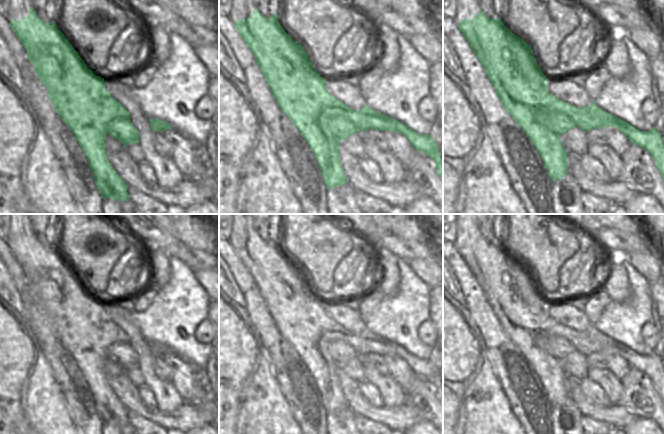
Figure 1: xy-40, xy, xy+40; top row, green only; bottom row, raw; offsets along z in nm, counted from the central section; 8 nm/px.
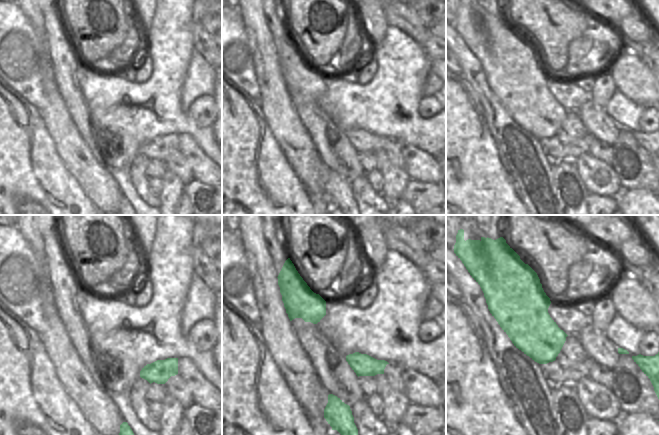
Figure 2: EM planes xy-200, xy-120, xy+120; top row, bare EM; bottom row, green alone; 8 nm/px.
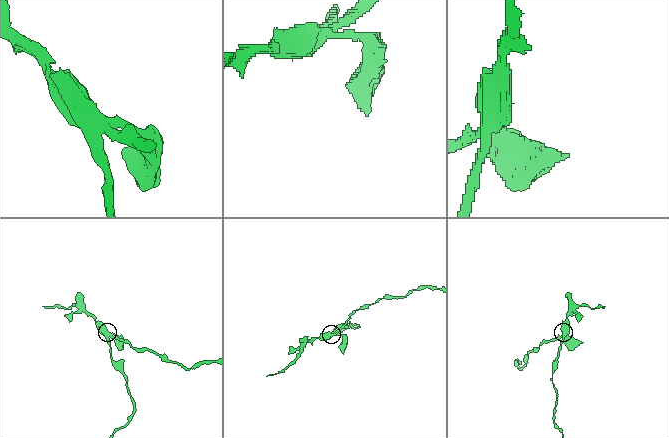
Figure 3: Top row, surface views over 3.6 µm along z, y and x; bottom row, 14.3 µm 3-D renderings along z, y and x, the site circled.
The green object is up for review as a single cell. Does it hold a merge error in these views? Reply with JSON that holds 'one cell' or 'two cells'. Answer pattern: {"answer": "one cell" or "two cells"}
{"answer": "two cells"}

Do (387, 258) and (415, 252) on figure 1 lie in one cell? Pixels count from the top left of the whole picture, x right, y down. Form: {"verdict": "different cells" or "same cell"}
{"verdict": "different cells"}

